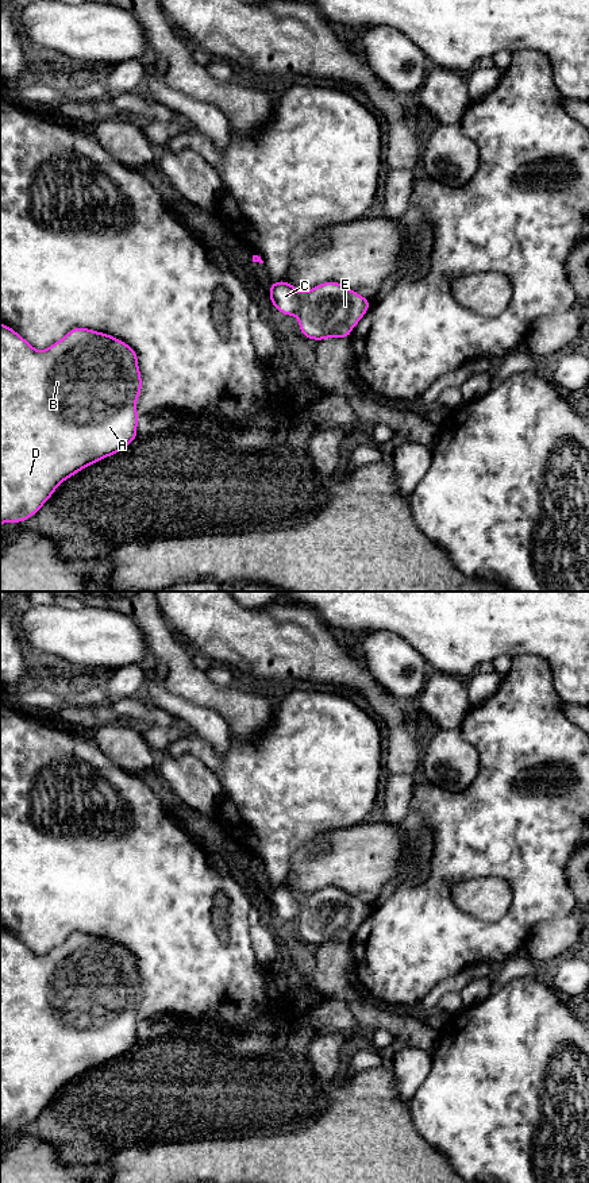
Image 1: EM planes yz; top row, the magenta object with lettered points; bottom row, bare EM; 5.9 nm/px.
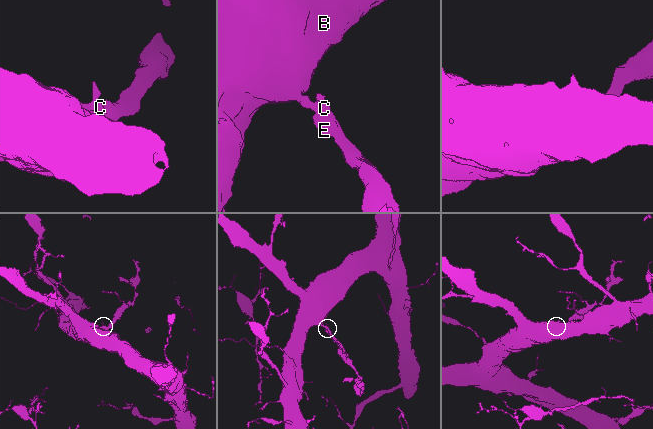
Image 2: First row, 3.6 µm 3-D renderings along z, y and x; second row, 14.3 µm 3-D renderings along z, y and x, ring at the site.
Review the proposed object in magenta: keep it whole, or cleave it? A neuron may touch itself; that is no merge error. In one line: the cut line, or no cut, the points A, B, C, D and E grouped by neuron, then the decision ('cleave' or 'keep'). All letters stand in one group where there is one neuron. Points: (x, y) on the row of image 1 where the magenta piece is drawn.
no cut; A B C D E; keep

